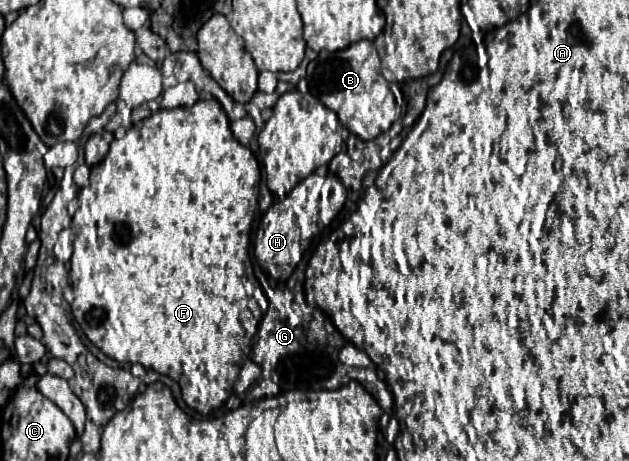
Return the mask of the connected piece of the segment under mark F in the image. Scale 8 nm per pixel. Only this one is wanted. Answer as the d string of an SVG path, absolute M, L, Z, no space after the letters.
M199 99L193 107L159 109L151 117L143 119L139 125L125 131L123 137L113 139L107 157L91 167L89 187L81 189L77 195L79 209L72 217L70 229L75 235L71 257L71 287L75 301L71 311L81 325L87 339L97 345L107 357L119 363L141 363L145 369L153 369L161 375L169 375L181 385L183 401L201 415L209 415L219 409L233 393L239 369L243 361L249 359L251 342L260 319L266 313L269 300L254 276L251 255L251 224L258 208L259 163L249 147L235 141L227 113L217 99Z

